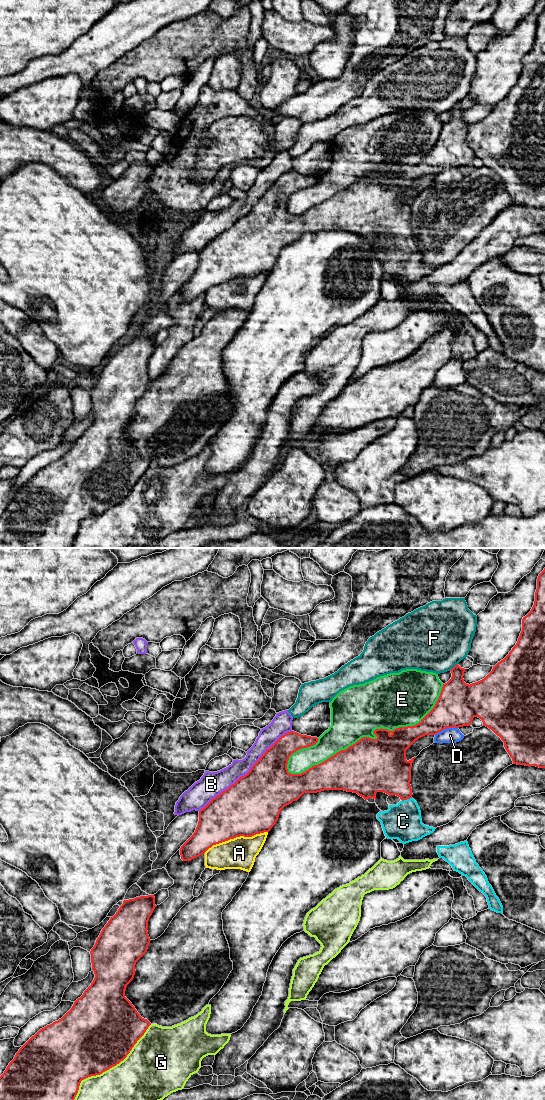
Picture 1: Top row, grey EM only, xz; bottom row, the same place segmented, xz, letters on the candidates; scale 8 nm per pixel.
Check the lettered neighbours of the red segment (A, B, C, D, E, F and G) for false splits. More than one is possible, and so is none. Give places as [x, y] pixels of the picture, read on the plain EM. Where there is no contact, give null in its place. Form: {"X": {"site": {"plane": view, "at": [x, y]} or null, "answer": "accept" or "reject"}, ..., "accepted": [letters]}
{"A": {"site": {"plane": "xz", "at": [235, 277]}, "answer": "reject"}, "B": {"site": {"plane": "xz", "at": [247, 213]}, "answer": "reject"}, "C": {"site": {"plane": "xz", "at": [406, 239]}, "answer": "accept"}, "D": {"site": {"plane": "xz", "at": [446, 168]}, "answer": "reject"}, "E": {"site": {"plane": "xz", "at": [377, 177]}, "answer": "reject"}, "F": {"site": {"plane": "xz", "at": [454, 106]}, "answer": "reject"}, "G": {"site": {"plane": "xz", "at": [106, 510]}, "answer": "reject"}, "accepted": ["C"]}

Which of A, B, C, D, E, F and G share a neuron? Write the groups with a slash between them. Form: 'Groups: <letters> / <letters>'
Groups: A / B / C / D / E / F / G

